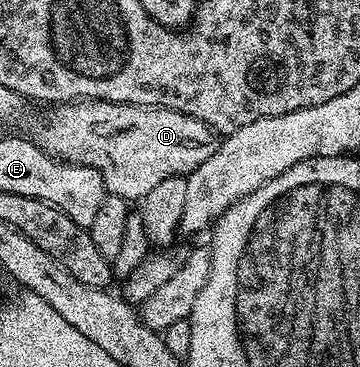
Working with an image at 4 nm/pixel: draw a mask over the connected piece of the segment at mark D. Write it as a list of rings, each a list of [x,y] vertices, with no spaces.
[[[77,100],[53,105],[51,110],[52,126],[41,128],[40,138],[38,137],[40,149],[62,162],[94,168],[102,176],[105,191],[108,194],[117,194],[119,198],[143,200],[150,188],[162,184],[162,180],[187,176],[206,164],[206,160],[214,156],[218,145],[216,131],[211,130],[202,120],[186,116],[177,110],[163,110],[160,106]]]

